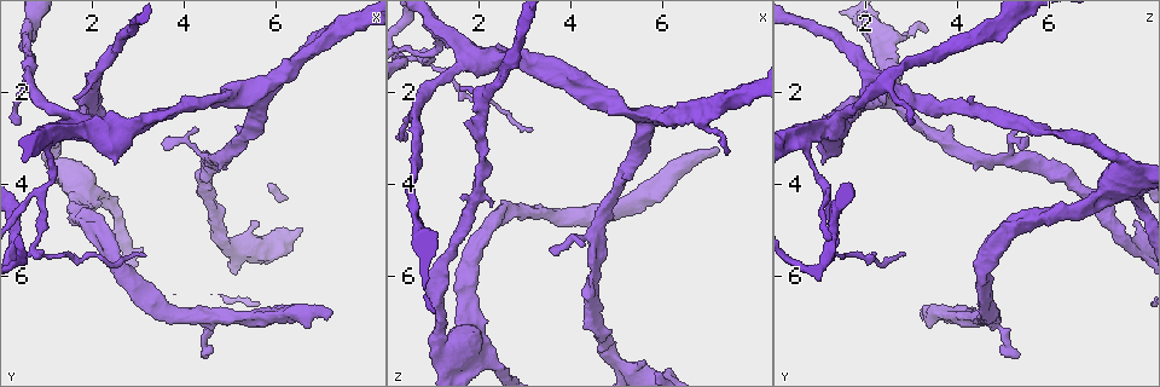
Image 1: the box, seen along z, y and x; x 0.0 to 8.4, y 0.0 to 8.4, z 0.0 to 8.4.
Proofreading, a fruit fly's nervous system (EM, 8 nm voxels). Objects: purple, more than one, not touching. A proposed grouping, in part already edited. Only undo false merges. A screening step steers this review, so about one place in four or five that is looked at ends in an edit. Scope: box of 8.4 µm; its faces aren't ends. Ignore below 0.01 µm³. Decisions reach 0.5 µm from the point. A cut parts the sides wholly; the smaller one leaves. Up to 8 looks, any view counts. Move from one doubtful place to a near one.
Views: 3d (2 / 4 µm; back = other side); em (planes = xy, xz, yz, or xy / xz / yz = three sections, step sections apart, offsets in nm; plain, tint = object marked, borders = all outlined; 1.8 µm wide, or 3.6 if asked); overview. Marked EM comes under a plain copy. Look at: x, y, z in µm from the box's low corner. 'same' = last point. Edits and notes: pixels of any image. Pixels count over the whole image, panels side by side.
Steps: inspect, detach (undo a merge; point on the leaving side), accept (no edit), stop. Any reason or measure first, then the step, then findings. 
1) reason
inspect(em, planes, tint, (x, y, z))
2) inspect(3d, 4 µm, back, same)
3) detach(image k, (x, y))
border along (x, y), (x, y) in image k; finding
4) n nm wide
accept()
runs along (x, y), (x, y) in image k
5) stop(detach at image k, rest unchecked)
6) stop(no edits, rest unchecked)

inspect(3d, 4 µm, (0.75, 5.30, 1.35))

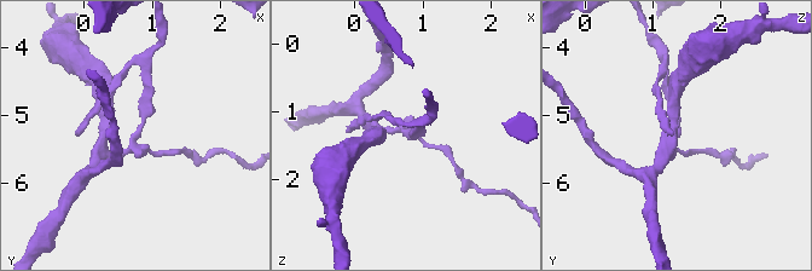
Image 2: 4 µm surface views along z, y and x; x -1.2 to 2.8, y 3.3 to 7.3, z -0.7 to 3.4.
inspect(em, xy, step 16, tint, (0.75, 5.35, 1.30))

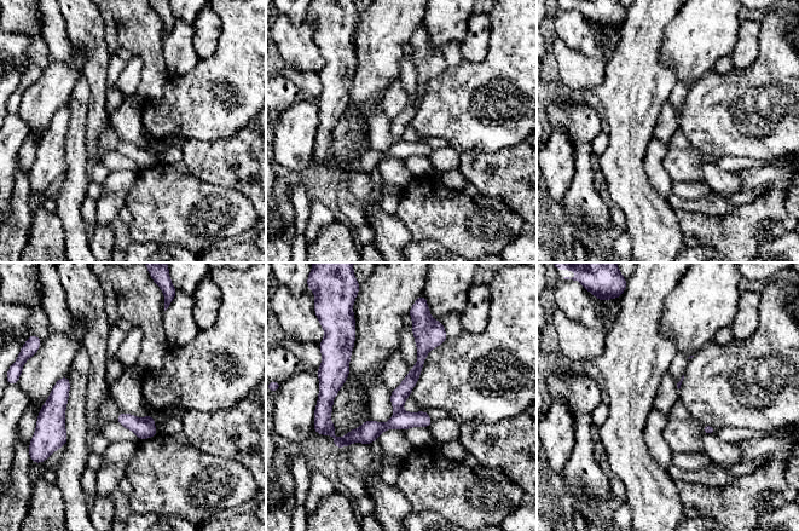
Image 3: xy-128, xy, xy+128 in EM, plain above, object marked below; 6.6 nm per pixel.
inspect(em, planes, tint, same)

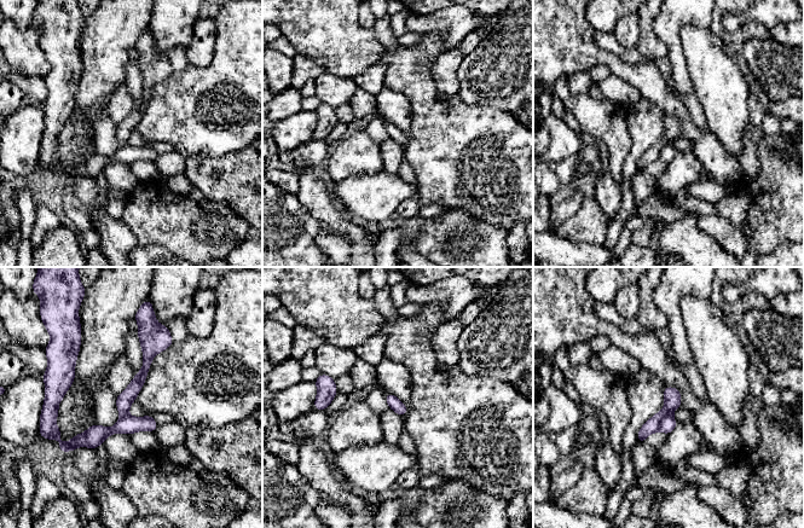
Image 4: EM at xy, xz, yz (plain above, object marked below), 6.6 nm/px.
detach(image 4, (667, 424))
two cells meet here

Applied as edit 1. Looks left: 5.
three arms meet
inspect(em, planes, tint, (1.20, 2.95, 0.80))

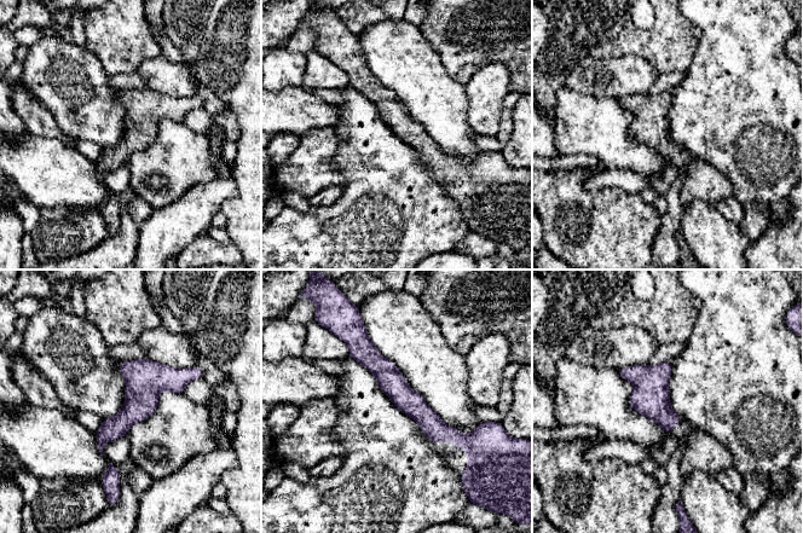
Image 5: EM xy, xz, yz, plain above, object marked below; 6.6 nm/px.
accept()
runs along (359, 343), (458, 442) in image 5; one cell here

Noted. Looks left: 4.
inspect(3d, 2 µm, back, (1.10, 3.30, 7.25))

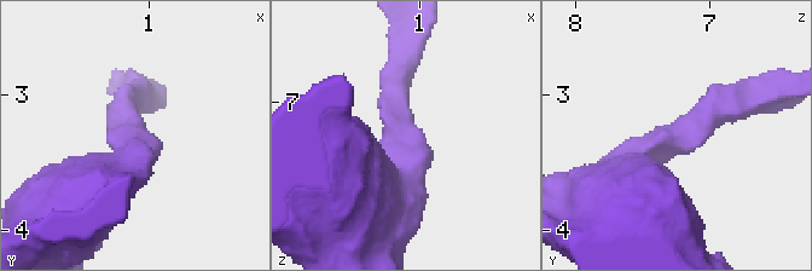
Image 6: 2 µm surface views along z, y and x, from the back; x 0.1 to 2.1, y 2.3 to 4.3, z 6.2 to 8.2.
arms of 220, 650 nm; need the tissue
inspect(em, planes, tint, (1.12, 3.36, 7.28))

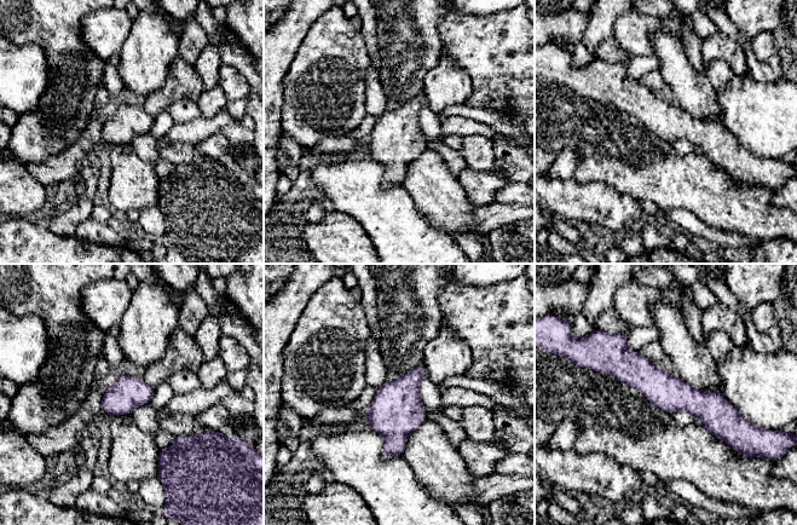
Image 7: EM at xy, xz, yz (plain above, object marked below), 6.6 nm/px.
220 nm wide
accept()
one cell here

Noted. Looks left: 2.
stop(detach at image 4, rest unchecked)

